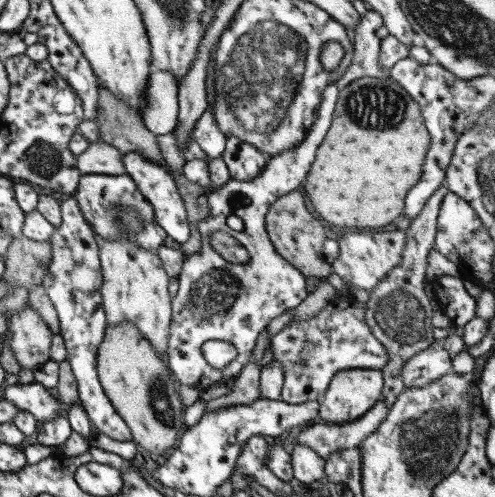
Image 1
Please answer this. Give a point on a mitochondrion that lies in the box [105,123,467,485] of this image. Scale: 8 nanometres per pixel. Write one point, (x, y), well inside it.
(428, 442)

